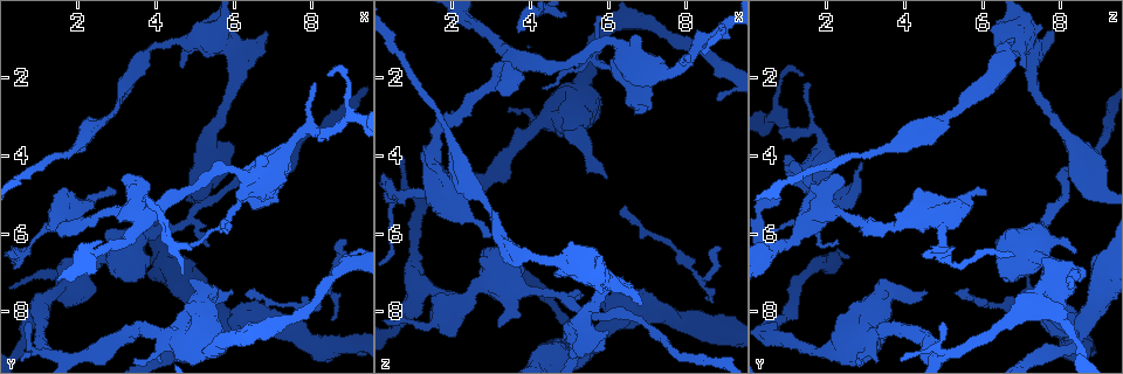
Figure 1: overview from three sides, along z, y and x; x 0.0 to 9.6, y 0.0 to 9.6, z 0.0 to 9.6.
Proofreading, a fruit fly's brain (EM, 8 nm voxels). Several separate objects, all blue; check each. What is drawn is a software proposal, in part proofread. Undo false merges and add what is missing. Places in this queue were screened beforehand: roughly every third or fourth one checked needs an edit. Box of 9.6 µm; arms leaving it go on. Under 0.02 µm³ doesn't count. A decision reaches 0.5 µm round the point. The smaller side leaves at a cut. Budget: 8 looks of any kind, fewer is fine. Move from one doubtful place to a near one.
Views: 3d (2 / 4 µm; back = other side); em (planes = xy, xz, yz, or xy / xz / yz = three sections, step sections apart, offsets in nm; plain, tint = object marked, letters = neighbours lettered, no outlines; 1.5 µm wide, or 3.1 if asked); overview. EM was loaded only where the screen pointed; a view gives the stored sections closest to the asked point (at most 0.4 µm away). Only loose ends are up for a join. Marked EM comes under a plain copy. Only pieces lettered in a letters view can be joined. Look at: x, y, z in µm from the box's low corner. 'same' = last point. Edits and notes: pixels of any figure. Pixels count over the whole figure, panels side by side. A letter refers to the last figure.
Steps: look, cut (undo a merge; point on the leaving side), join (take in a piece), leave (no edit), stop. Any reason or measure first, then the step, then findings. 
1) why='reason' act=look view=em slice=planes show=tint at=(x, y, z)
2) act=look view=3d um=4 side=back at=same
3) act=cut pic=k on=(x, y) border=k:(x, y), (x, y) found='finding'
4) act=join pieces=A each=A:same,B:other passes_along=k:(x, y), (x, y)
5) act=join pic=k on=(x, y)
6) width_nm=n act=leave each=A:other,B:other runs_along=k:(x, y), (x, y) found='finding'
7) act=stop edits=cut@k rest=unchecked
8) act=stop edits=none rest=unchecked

why='branch stops here' act=look view=em slice=xz step=4 show=letters at=(5.80, 0.65, 7.45)

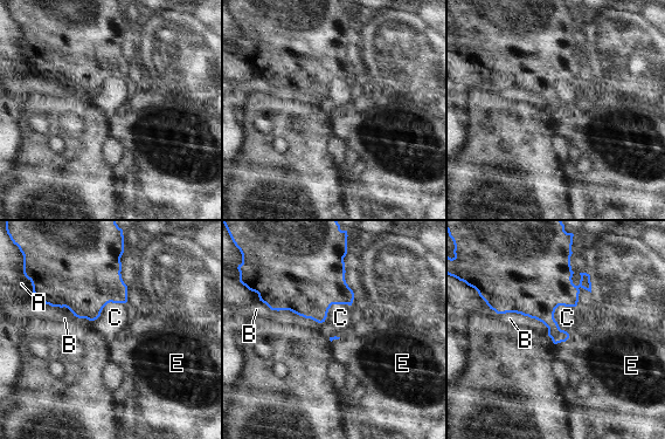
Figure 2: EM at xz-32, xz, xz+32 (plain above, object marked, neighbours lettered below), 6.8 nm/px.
act=leave each=A:other,B:other,C:other,E:other border=2:(559, 304), (554, 320), (569, 334) found='none of them fits'

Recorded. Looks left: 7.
why='stops while still wide' act=look view=3d um=4 side=back at=(4.95, 4.60, 8.25)

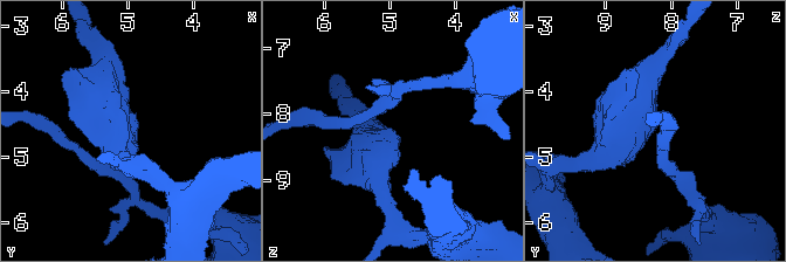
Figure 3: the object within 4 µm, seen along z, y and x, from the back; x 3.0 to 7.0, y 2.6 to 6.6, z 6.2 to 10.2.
act=look view=em slice=xz step=4 show=tint at=(4.95, 4.50, 8.20)

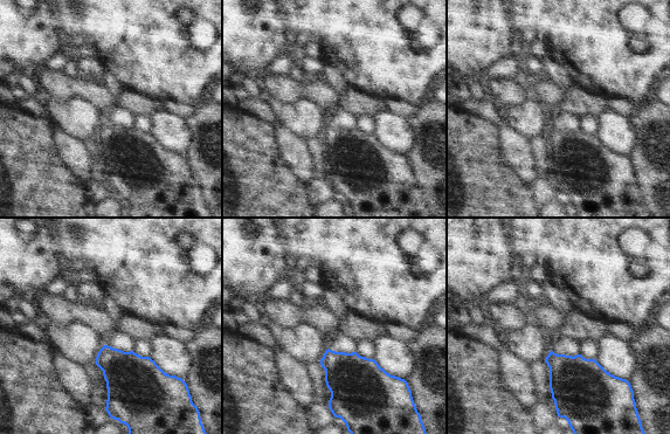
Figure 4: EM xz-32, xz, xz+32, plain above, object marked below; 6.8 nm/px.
why='cut it another way' act=look view=em slice=planes show=letters at=same

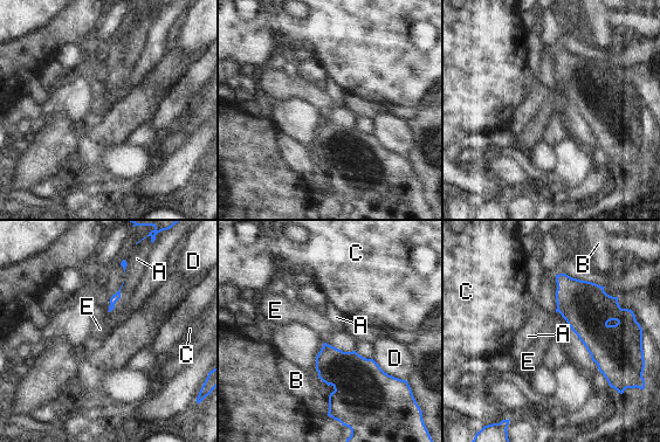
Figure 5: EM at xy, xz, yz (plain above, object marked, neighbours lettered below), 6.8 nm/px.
act=leave each=A:other,B:other,C:other,D:other,E:other found='none of them fits'

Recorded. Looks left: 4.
why='tapers out' act=look view=em slice=planes show=tint at=(8.80, 6.60, 2.60)

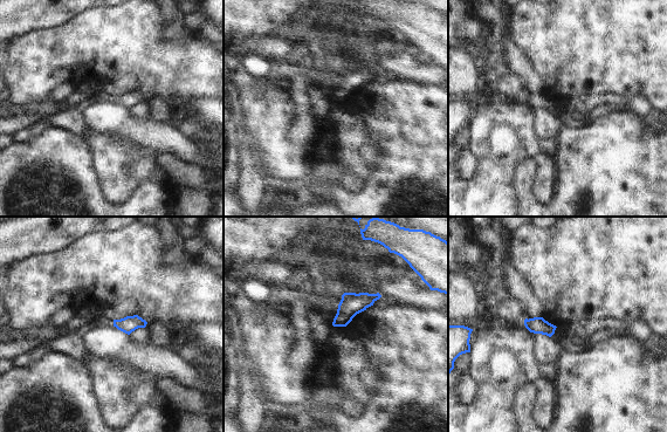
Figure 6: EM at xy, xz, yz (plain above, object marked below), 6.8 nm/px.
act=look view=em slice=planes show=letters at=same

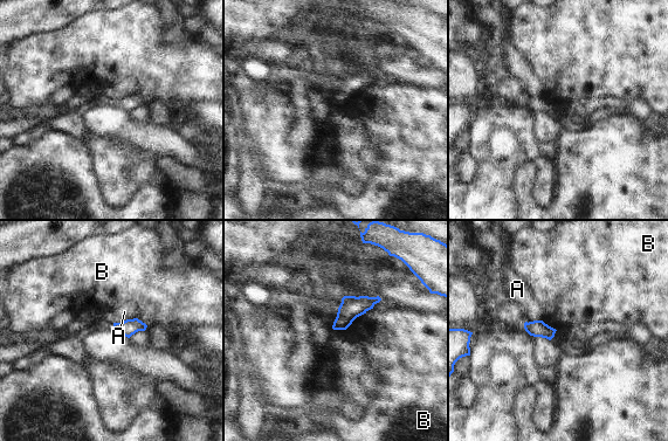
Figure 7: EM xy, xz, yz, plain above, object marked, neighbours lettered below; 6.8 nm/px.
longest_contact=B:320nm act=leave each=A:other,B:other border=7:(372, 308), (345, 329), (334, 330) found='no lettered piece goes on from it'

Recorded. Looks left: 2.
act=stop edits=none rest=unchecked

